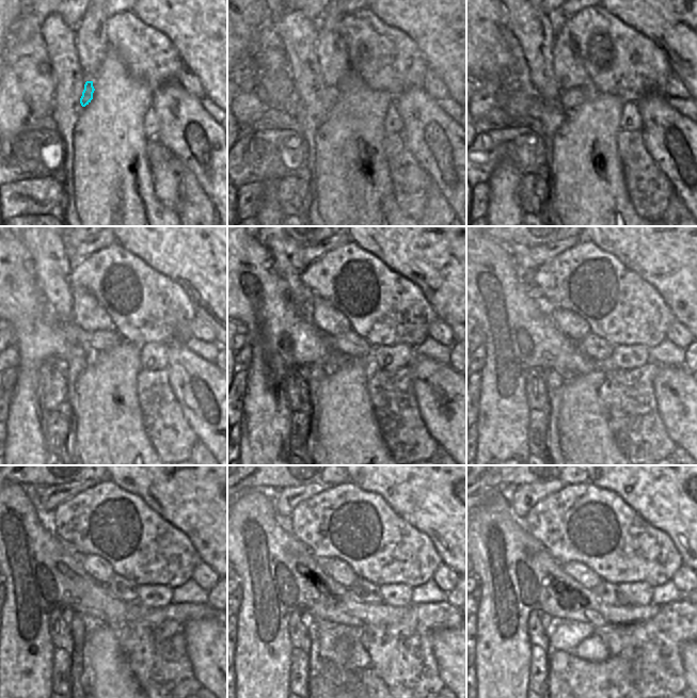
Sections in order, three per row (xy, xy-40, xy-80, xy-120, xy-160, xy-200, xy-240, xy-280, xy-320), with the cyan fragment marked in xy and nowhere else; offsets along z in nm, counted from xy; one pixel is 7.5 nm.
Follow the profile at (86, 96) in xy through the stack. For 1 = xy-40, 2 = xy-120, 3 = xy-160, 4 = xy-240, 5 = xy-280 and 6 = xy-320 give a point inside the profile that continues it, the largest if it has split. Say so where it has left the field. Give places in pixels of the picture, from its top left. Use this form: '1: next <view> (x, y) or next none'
1: next xy-40 (330, 93)
2: next xy-120 (100, 340)
3: next xy-160 (350, 345)
4: next xy-240 (123, 589)
5: next xy-280 (366, 591)
6: next xy-320 (607, 592)

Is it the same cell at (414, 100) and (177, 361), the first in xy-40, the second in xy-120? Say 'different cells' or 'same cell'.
same cell

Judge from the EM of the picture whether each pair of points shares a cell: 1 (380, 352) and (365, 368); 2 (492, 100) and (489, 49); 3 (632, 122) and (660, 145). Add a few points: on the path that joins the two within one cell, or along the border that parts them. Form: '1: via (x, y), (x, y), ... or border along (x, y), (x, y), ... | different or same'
1: border along (371, 350), (375, 357), (375, 364), (379, 368) | different
2: border along (508, 60), (508, 64), (499, 78), (479, 79) | different
3: border along (635, 105), (643, 123), (642, 129) | different

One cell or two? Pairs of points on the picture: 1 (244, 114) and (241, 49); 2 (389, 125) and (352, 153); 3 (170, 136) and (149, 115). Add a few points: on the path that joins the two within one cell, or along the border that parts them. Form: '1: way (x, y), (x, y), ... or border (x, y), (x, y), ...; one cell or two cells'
1: border (253, 47), (254, 64), (251, 73); two cells
2: border (390, 105), (383, 119), (384, 133); two cells
3: border (152, 107), (158, 121), (157, 136); two cells

